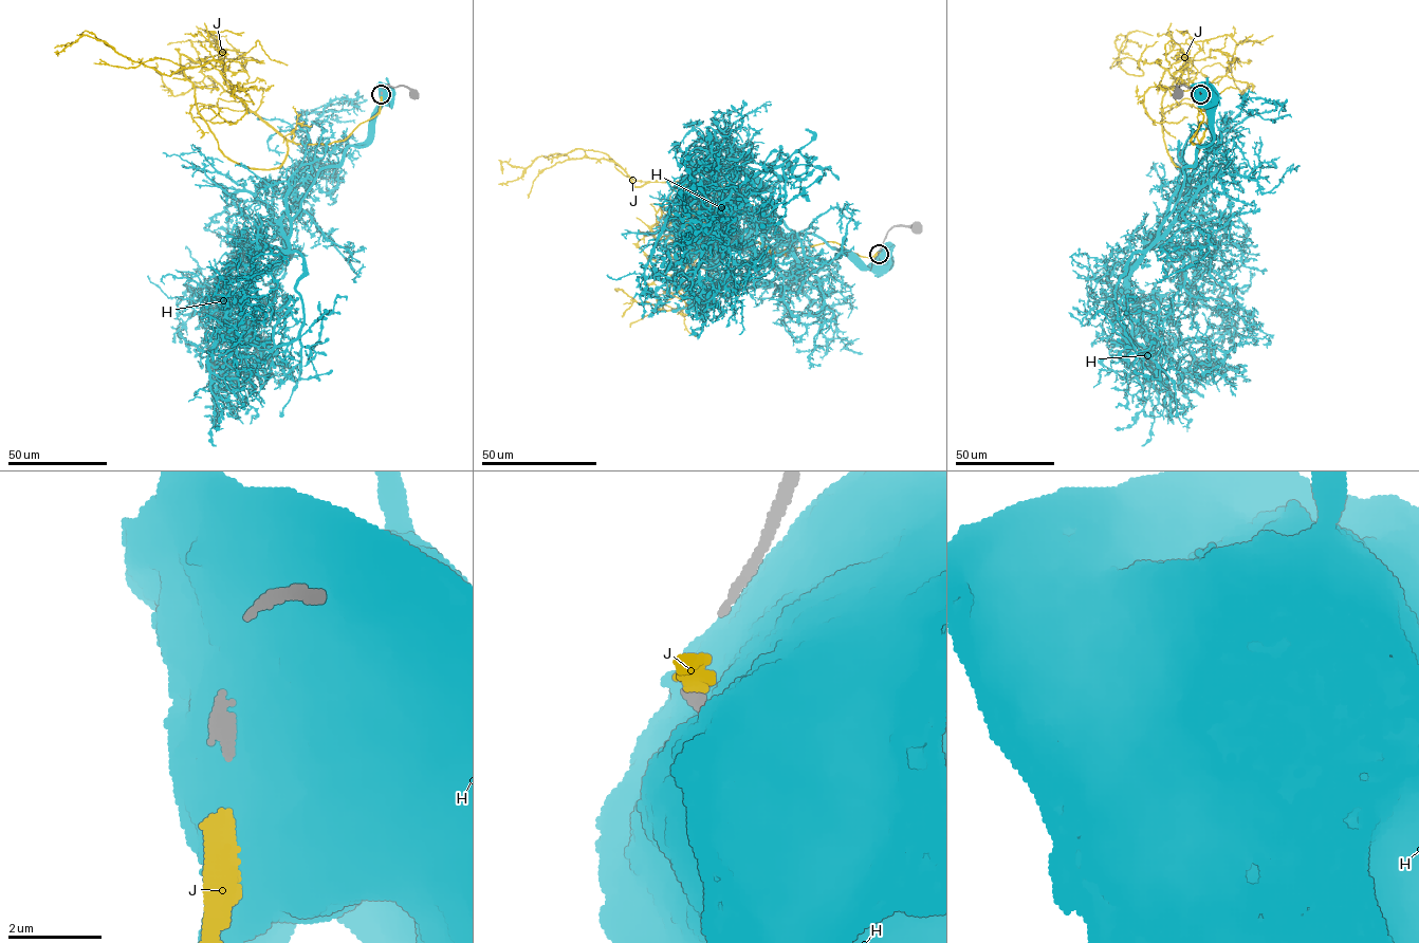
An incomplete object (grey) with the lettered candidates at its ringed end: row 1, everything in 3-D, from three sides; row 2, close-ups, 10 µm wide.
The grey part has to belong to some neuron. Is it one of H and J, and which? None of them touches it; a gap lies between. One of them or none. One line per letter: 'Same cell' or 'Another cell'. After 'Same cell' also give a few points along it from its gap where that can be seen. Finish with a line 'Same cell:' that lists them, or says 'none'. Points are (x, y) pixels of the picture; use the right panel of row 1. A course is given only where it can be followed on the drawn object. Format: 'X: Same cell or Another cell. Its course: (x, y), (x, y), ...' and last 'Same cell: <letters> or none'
H: Another cell
J: Same cell. Its course: (1200, 96), (1193, 145), (1204, 102), (1158, 63), (1127, 73), (1119, 35), (1131, 55)
Same cell: J

